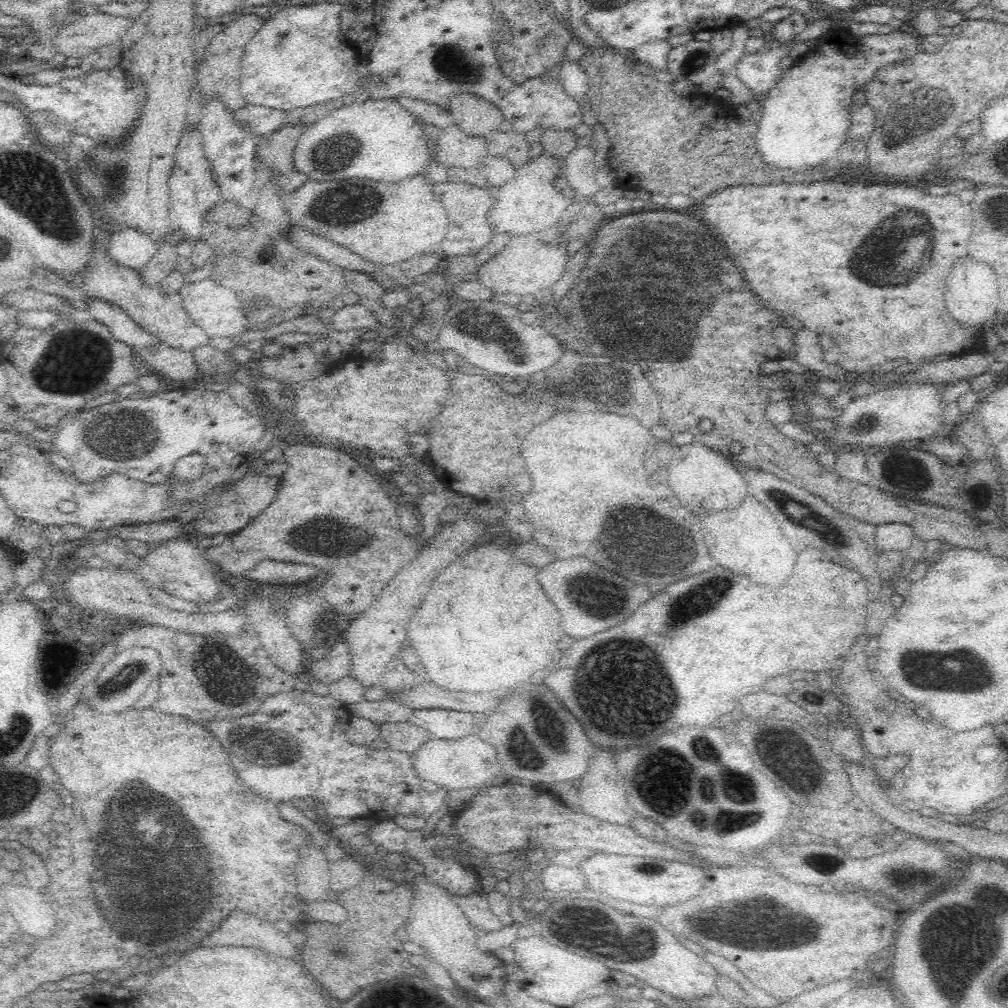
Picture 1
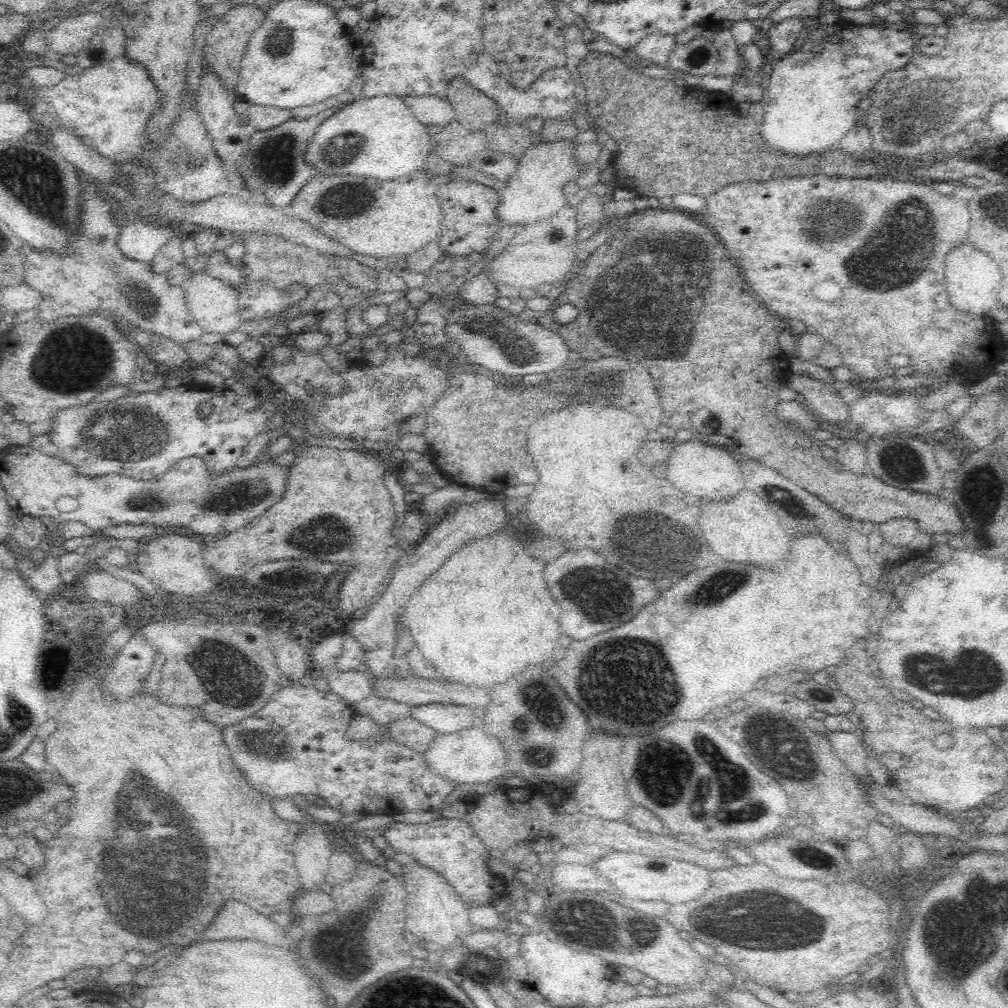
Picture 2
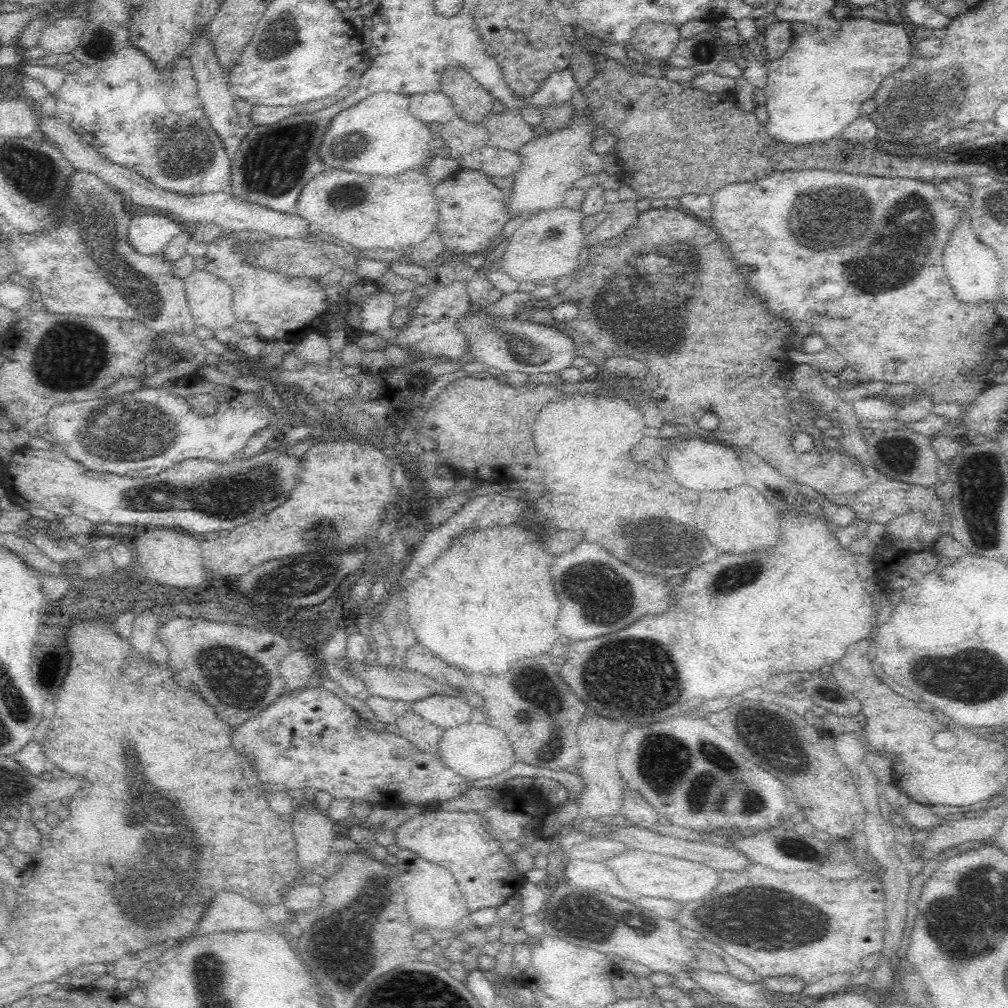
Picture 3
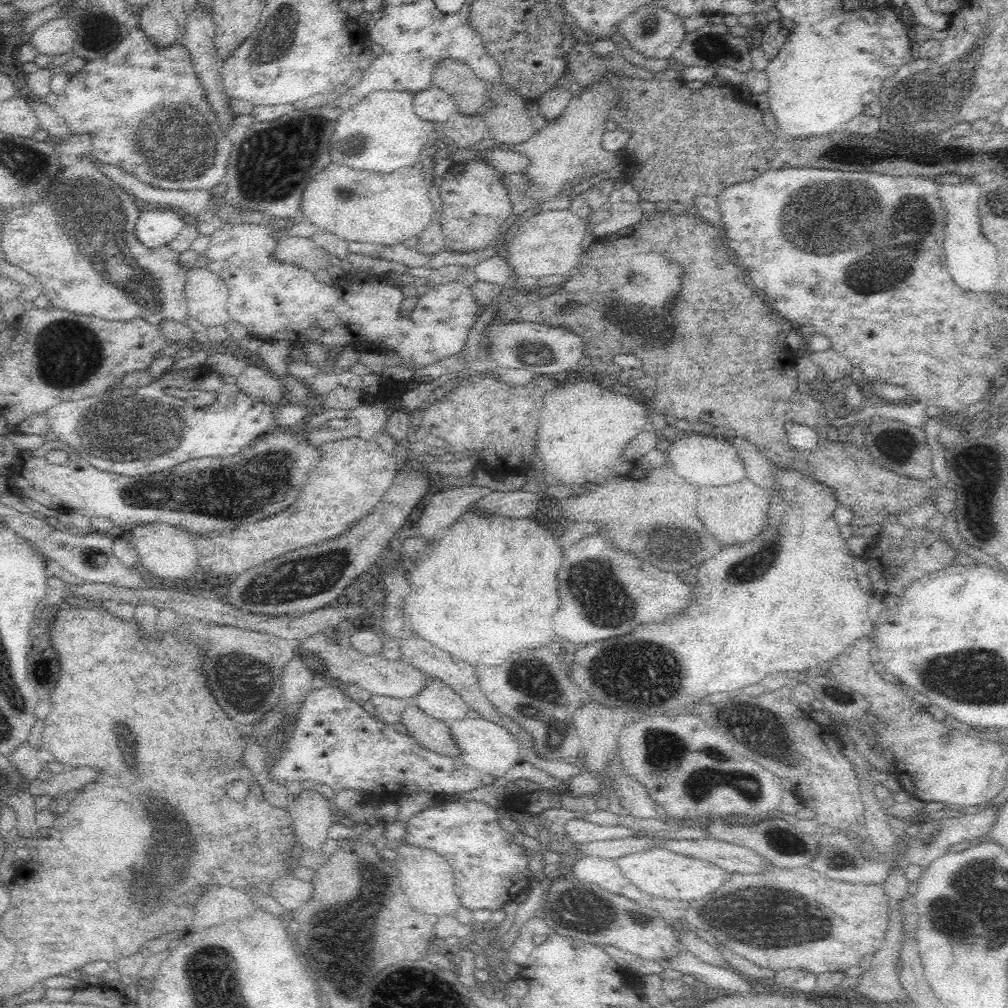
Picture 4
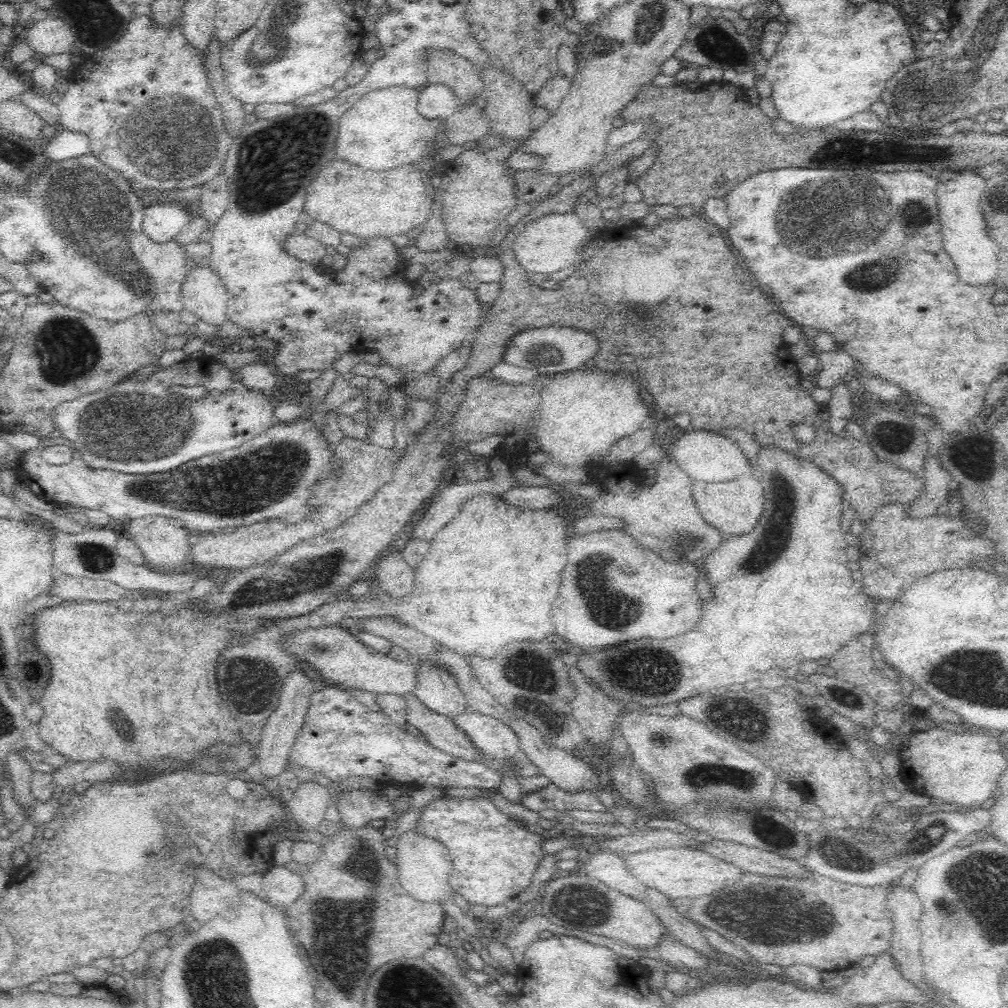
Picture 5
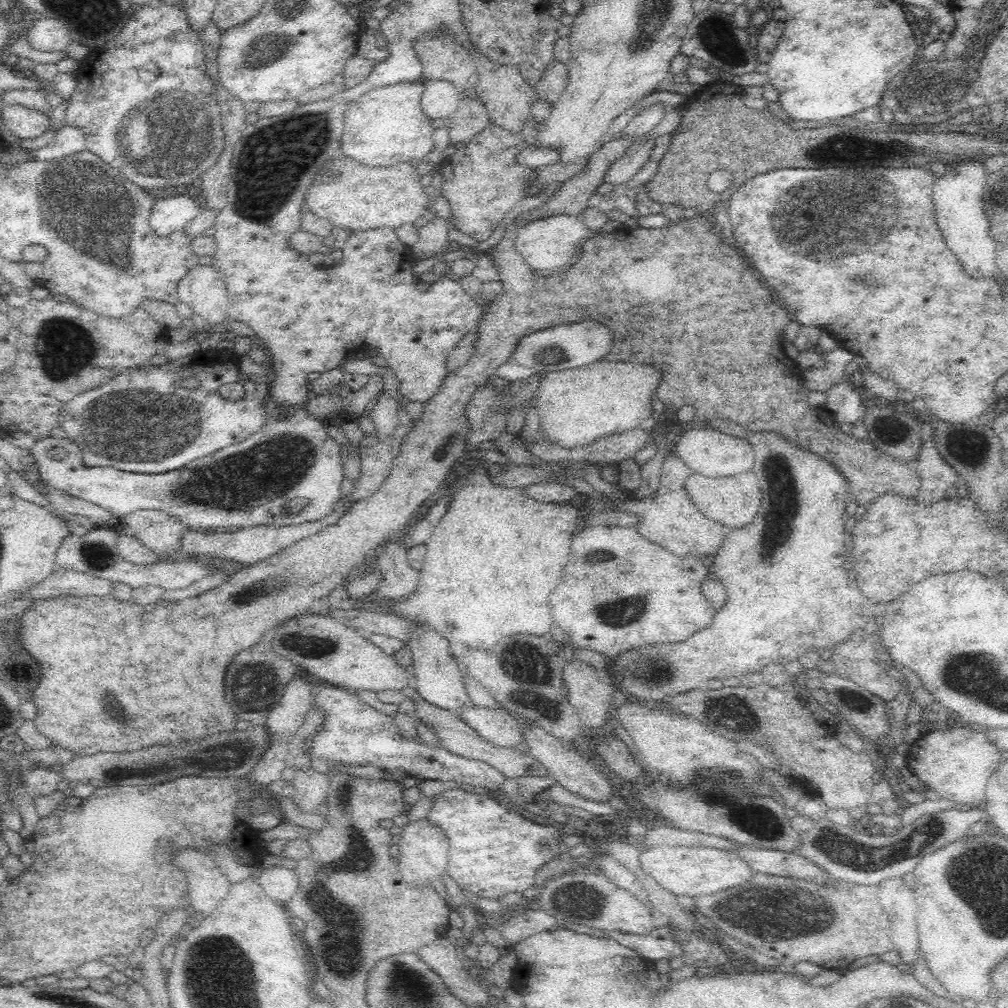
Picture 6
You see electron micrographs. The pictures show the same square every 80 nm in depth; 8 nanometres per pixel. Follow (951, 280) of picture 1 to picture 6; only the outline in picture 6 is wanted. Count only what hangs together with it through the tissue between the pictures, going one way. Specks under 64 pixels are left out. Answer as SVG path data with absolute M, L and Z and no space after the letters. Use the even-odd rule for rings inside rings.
M978 158L948 166L947 173L935 180L931 194L942 236L956 258L960 258L970 278L992 276L996 270L996 246L994 240L988 236L990 222L982 208L982 196L987 181L987 173L982 164L983 161Z

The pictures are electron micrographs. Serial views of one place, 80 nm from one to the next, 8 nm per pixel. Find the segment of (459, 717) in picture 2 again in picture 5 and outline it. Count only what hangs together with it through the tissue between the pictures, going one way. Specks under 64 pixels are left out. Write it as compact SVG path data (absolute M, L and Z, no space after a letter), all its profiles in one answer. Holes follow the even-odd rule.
M434 665L416 667L418 686L416 686L414 695L424 704L424 708L450 718L464 713L467 698L448 671L442 667L434 667Z

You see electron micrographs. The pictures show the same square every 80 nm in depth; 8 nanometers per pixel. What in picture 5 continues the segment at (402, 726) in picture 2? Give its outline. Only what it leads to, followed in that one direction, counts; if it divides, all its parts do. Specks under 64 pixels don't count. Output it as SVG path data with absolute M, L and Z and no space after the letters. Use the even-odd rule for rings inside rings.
M406 708L406 722L412 725L420 733L421 738L432 747L454 758L468 761L478 758L478 749L466 738L464 732L454 725L452 718L438 715L430 709L426 709L425 713L408 713Z

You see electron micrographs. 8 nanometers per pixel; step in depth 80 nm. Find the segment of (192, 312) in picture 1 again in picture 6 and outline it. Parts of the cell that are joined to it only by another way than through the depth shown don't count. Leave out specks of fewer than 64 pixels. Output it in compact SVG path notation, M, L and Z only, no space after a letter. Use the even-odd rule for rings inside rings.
M196 265L193 266L187 273L180 279L177 286L177 293L179 300L190 306L195 314L201 316L206 320L209 325L220 323L228 323L229 316L227 310L229 307L229 296L225 289L222 275L212 267Z

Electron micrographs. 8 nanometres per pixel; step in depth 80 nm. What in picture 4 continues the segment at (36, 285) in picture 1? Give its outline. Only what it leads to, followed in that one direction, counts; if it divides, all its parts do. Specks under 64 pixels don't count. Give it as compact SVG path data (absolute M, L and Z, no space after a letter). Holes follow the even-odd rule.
M66 160L66 164L68 166L56 176L56 182L52 182L48 198L32 208L6 214L1 230L2 250L8 262L41 282L43 294L52 307L81 315L92 314L104 320L142 318L158 328L166 321L186 324L184 287L187 272L178 263L180 254L168 245L148 249L138 241L134 224L141 211L134 205L134 197L98 171L92 161Z

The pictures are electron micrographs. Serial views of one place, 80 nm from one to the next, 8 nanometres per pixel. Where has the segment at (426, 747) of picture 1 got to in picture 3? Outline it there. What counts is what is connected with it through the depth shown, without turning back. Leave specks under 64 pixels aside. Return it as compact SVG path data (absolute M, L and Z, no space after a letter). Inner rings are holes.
M482 718L473 719L454 728L444 729L435 754L446 767L450 767L454 773L471 781L499 775L508 770L516 760L514 749L506 734L496 727L486 725Z

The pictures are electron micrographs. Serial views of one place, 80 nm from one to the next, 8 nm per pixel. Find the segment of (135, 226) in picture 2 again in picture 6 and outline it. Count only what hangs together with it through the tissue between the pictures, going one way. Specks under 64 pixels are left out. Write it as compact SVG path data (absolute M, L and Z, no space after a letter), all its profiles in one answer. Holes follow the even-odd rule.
M172 196L158 200L148 214L148 226L154 234L160 237L169 237L173 232L184 231L187 222L190 222L203 209L203 202L194 196Z

